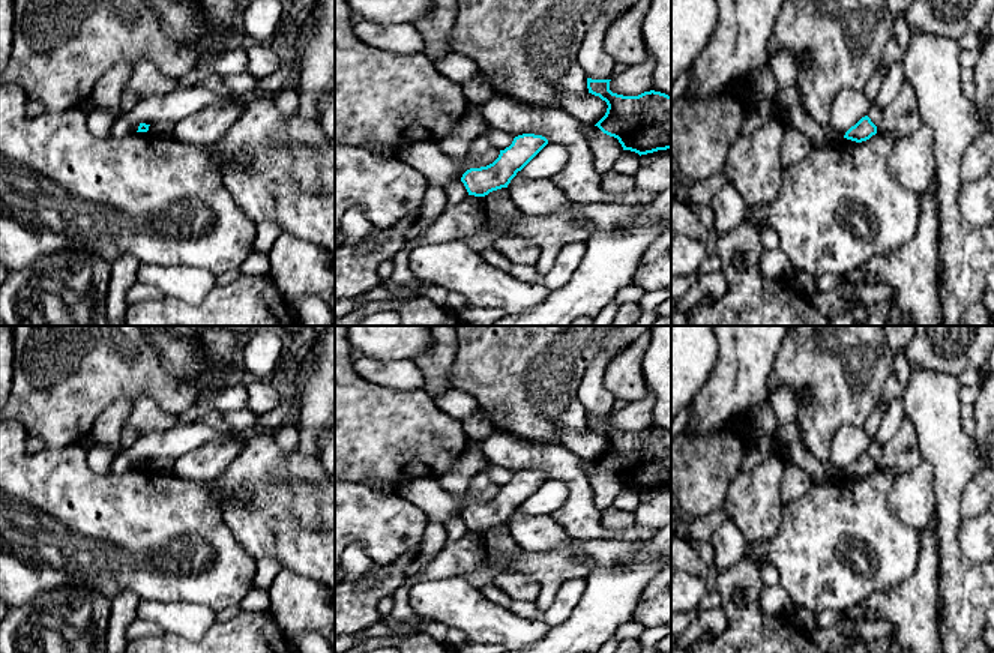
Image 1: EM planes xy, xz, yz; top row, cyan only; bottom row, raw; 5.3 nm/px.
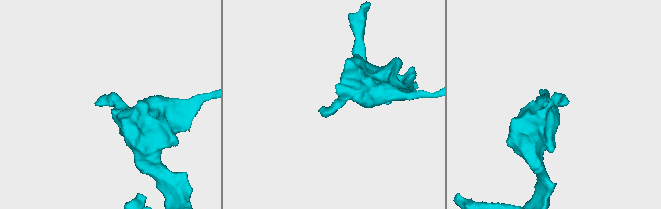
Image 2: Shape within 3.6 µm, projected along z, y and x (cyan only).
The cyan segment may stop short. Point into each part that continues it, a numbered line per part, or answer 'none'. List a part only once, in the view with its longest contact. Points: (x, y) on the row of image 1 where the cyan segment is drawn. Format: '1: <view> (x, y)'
none

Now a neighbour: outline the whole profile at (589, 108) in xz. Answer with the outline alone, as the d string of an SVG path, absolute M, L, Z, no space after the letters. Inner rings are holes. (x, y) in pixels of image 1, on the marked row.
M587 93L584 96L562 96L560 107L580 123L596 125L607 113L607 102L599 96Z

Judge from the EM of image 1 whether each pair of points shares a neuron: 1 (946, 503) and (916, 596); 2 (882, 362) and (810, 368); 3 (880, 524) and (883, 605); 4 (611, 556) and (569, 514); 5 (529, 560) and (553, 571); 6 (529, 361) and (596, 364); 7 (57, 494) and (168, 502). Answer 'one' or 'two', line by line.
1: two
2: one
3: two
4: two
5: one
6: two
7: one

